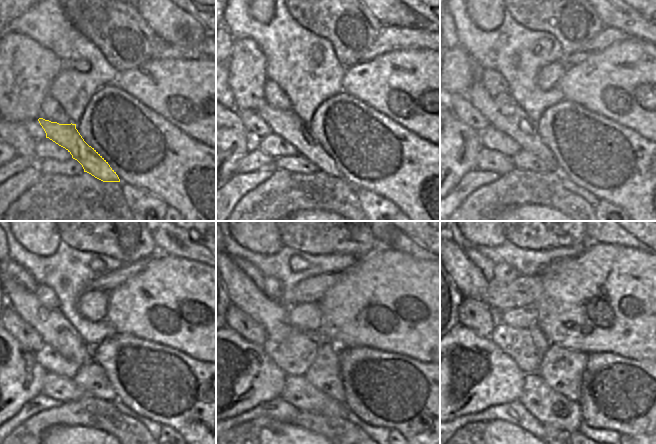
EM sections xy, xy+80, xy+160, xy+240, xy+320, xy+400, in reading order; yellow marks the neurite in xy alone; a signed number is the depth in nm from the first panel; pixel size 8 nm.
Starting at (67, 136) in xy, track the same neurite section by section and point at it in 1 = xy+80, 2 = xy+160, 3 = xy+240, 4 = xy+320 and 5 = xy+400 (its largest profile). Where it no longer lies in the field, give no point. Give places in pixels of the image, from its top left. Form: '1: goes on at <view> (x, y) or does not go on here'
1: goes on at xy+80 (286, 124)
2: goes on at xy+160 (503, 113)
3: goes on at xy+240 (53, 328)
4: goes on at xy+320 (273, 316)
5: goes on at xy+400 (468, 278)

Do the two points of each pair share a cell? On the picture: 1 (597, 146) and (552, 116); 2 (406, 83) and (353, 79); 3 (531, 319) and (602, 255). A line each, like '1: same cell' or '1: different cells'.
1: same cell
2: same cell
3: different cells

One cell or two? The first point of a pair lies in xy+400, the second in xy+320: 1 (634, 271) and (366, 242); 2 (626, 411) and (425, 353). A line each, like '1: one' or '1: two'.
1: two
2: two

